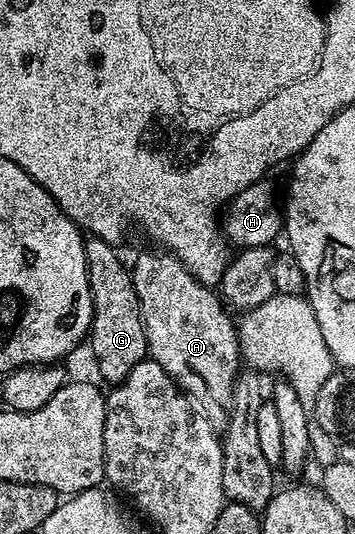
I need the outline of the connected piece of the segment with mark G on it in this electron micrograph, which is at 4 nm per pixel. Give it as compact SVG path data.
M86 239L88 281L94 306L94 320L90 323L88 344L90 343L91 349L94 350L94 363L98 366L99 373L110 385L122 383L131 369L148 355L142 314L132 282L132 271L127 264L126 267L122 264L121 257L114 250L115 244L103 239Z

